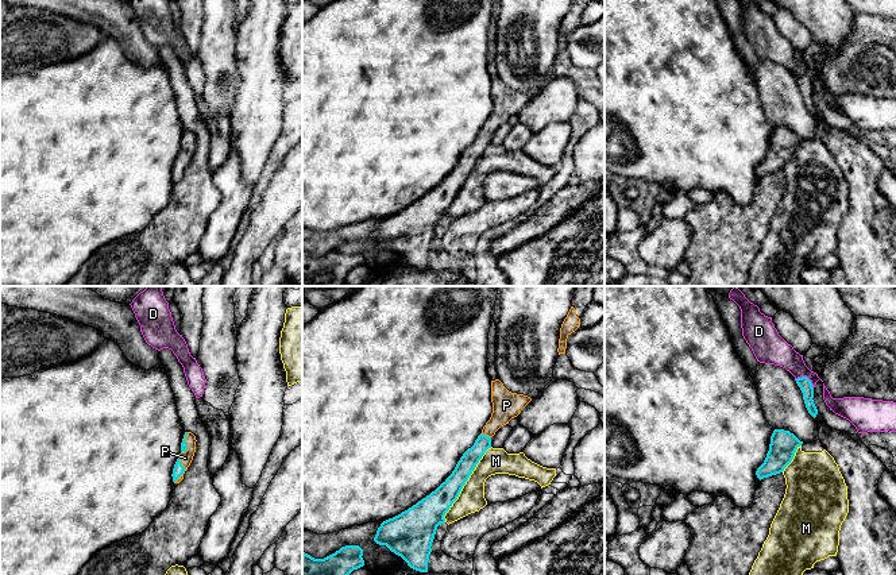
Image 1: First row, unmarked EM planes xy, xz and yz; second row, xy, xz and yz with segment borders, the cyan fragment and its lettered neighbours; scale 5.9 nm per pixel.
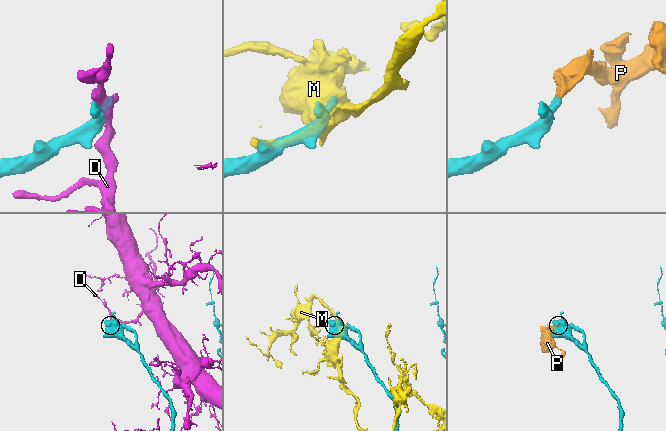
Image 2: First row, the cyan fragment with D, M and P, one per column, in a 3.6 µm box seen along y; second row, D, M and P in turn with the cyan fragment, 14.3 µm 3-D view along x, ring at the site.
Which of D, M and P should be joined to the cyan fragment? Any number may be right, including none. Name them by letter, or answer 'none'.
P

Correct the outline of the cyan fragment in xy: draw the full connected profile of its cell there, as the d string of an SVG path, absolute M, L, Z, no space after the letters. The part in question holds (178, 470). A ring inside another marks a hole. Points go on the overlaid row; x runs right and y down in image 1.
M185 432L181 443L181 454L173 468L173 482L179 483L184 479L184 474L190 466L196 452L196 436L192 432Z

